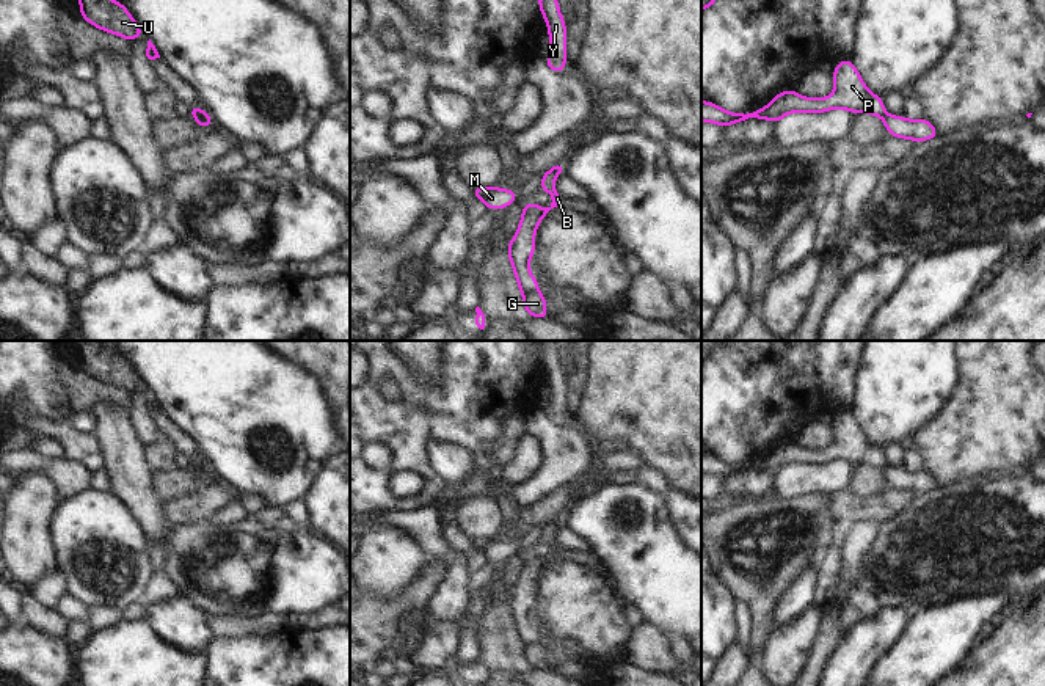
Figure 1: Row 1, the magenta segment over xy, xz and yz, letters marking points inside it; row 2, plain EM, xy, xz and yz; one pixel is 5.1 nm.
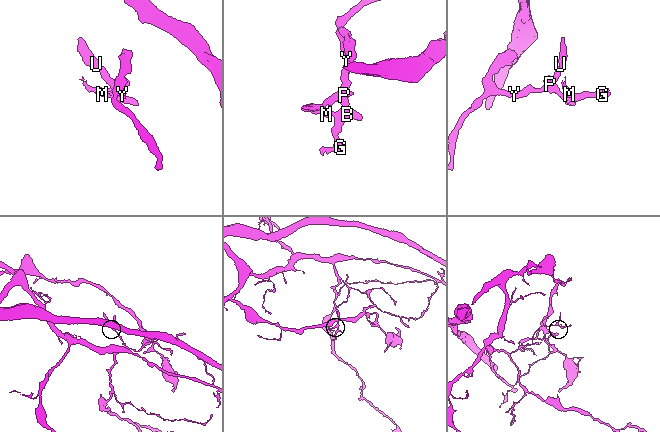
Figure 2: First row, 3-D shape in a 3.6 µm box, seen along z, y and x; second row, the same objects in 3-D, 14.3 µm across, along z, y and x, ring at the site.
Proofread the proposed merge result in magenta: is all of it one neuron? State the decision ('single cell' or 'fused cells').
fused cells

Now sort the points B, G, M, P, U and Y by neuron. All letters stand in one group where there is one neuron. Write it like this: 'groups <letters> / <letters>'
groups B G M / P U Y

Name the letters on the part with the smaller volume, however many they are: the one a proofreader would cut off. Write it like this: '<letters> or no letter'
B, G, M.

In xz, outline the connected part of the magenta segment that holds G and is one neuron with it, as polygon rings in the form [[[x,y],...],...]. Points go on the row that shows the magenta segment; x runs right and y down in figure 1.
[[[554,171],[541,174],[540,190],[552,196],[552,206],[540,207],[530,199],[522,207],[516,235],[507,245],[510,265],[522,295],[522,306],[530,317],[537,319],[549,319],[546,311],[548,300],[540,294],[538,279],[532,276],[529,262],[535,254],[535,234],[540,221],[552,210],[562,209],[563,196],[555,192],[555,179],[557,174]]]

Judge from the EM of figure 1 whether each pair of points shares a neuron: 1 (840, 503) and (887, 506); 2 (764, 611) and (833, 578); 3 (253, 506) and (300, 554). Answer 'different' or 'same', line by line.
1: same
2: different
3: different

